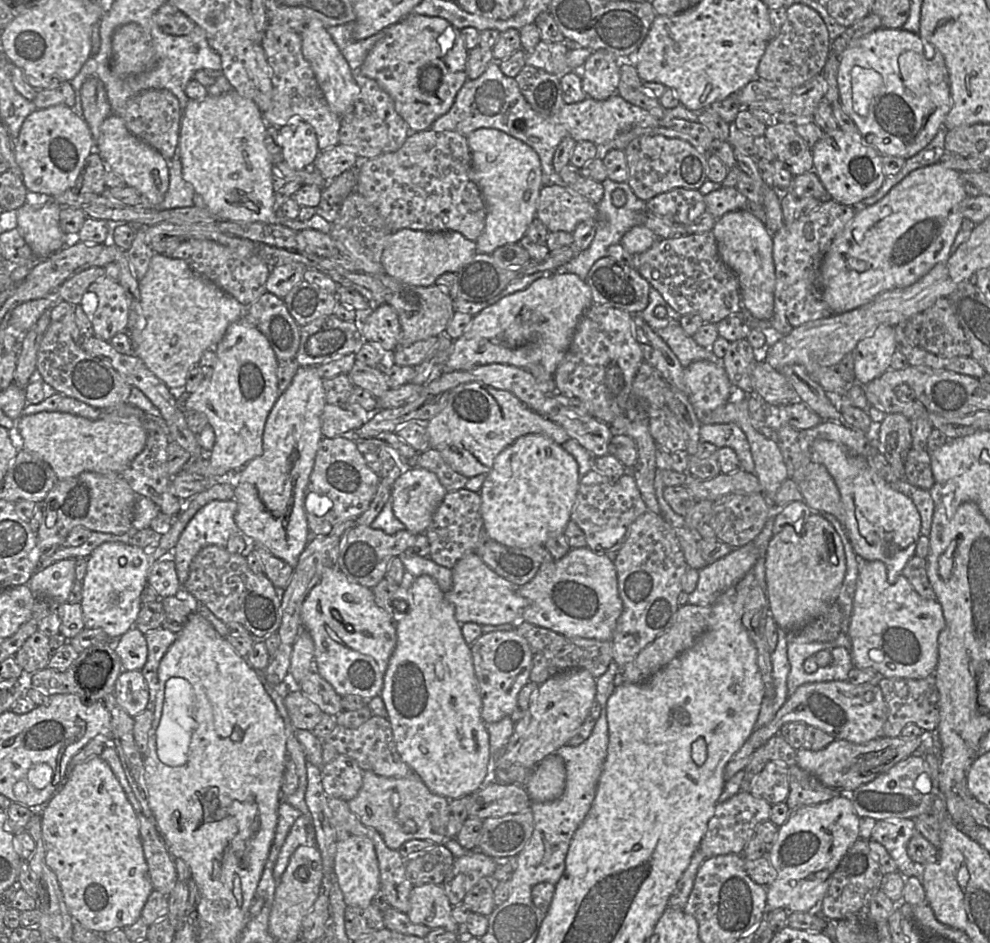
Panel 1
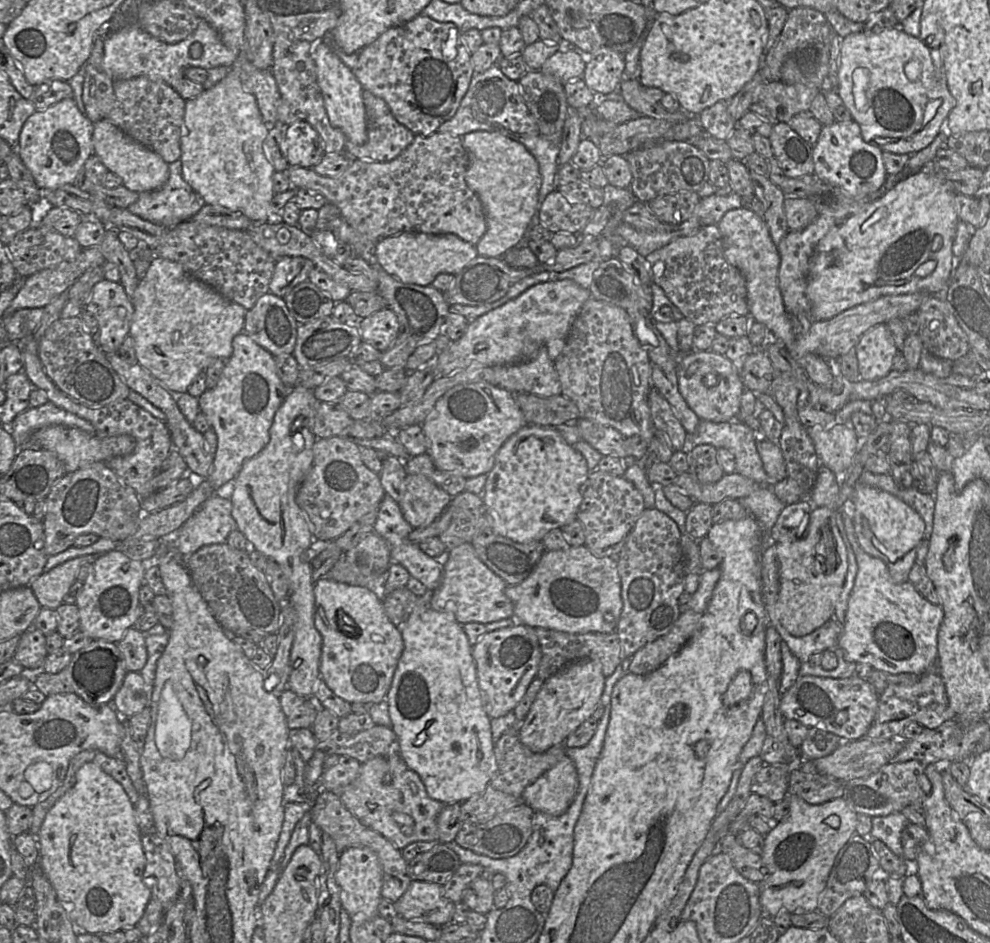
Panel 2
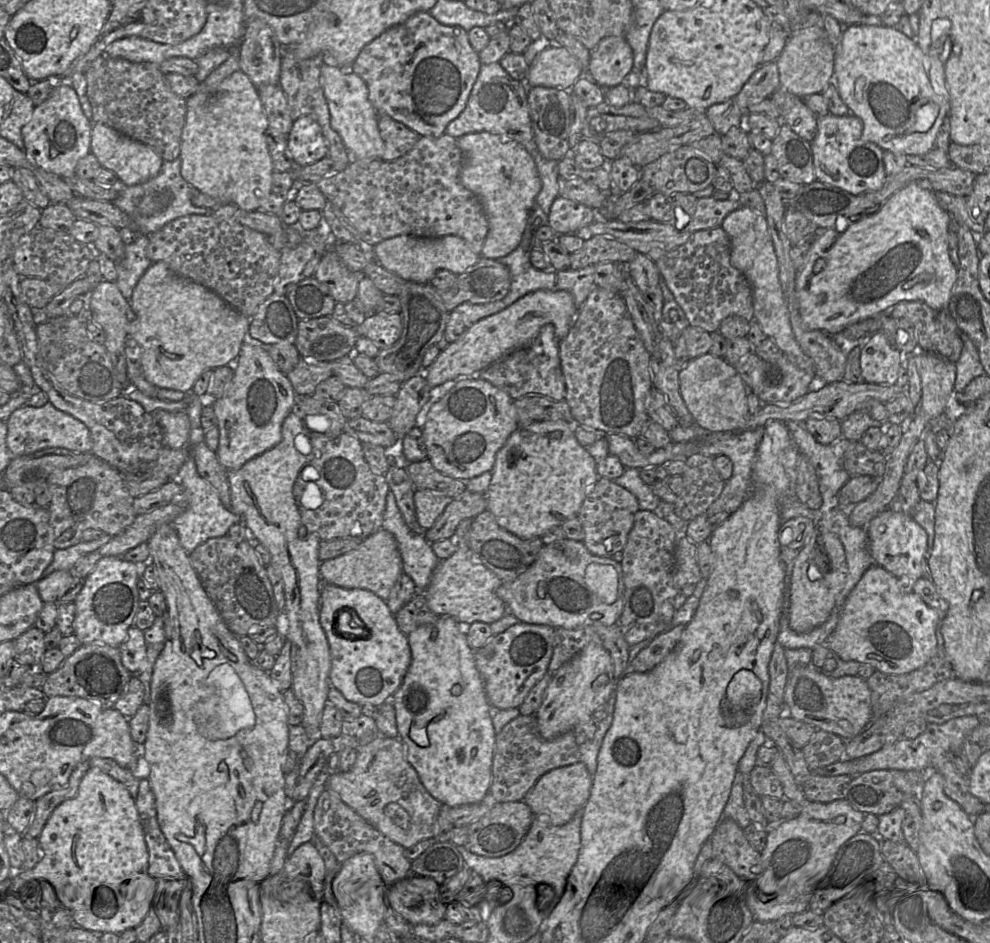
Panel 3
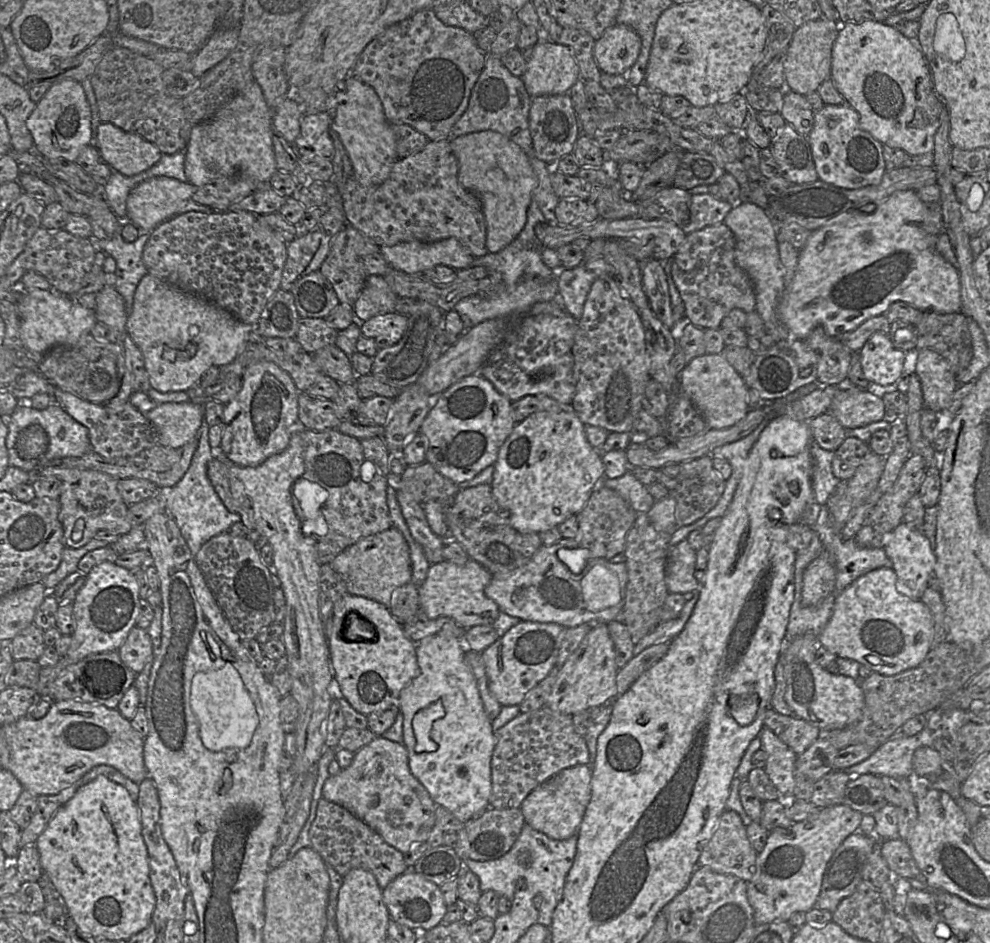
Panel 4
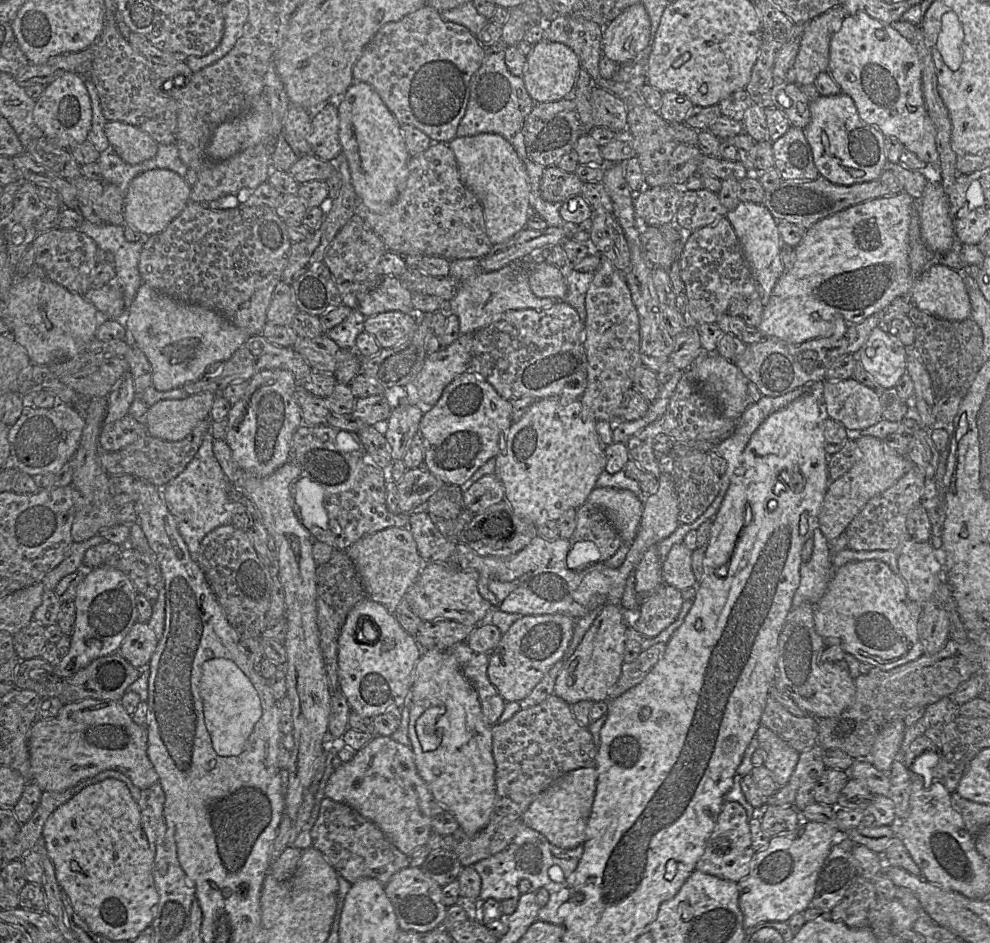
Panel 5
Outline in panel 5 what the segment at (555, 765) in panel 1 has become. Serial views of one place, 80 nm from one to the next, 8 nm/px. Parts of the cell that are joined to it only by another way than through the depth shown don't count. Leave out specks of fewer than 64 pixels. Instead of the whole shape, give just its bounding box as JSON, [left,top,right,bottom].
[521,767,597,849]

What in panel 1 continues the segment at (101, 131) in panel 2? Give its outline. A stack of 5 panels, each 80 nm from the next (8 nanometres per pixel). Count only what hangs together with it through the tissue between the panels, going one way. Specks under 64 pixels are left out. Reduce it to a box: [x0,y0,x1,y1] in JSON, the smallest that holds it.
[94,114,169,205]

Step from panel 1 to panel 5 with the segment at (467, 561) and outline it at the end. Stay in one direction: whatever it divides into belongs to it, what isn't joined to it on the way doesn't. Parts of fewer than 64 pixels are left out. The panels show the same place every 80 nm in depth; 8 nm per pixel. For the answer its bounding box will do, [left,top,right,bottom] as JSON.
[403,563,496,626]

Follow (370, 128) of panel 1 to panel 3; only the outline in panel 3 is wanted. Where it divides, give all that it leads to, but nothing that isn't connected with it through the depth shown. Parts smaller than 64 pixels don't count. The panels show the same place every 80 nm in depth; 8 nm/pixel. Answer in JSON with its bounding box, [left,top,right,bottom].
[378,114,420,161]

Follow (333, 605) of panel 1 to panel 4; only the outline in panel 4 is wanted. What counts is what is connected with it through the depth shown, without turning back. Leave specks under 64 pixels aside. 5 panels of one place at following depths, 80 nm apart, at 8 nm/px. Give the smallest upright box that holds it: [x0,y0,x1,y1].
[324,595,419,716]

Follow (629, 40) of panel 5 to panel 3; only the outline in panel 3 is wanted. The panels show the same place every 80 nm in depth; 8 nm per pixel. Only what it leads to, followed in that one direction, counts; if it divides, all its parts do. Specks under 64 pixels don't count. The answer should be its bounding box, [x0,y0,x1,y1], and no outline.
[586,36,633,88]

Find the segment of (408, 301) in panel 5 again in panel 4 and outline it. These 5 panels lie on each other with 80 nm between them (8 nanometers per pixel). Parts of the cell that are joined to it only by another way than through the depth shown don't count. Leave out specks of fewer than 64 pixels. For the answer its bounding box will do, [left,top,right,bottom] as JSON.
[353,275,398,321]

